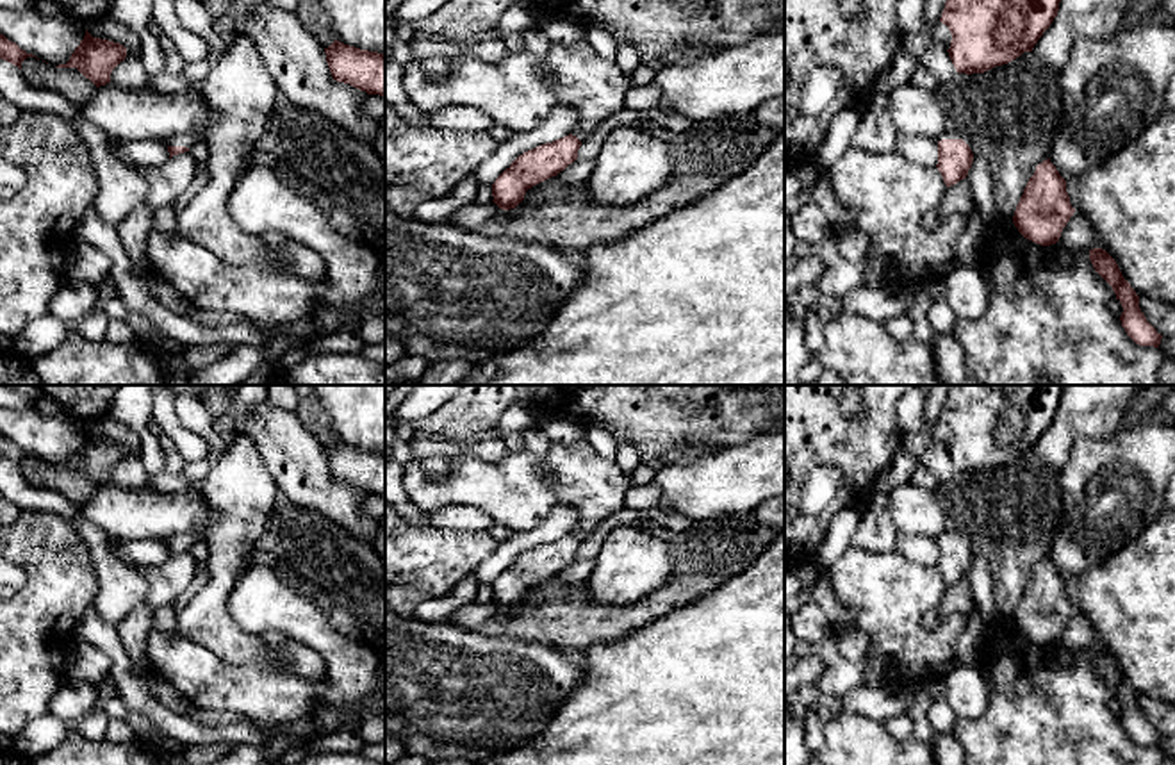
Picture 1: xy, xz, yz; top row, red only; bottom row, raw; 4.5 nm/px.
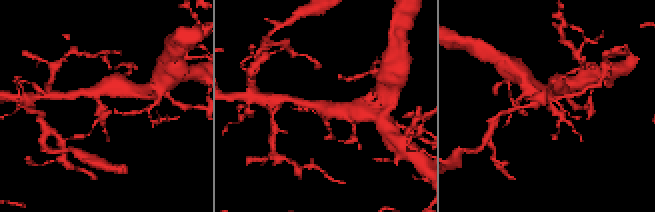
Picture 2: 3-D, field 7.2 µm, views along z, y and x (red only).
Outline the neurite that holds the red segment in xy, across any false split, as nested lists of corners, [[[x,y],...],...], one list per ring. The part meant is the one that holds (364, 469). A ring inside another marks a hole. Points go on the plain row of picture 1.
[[[337,439],[325,453],[333,480],[385,496],[385,453],[360,449]]]

